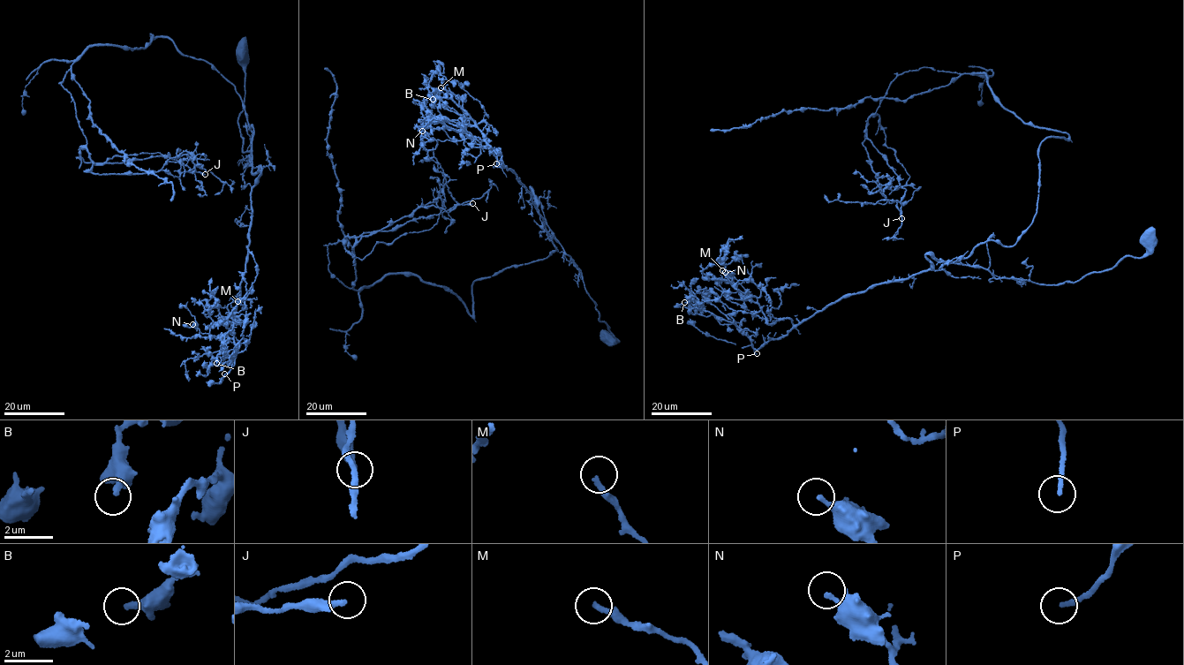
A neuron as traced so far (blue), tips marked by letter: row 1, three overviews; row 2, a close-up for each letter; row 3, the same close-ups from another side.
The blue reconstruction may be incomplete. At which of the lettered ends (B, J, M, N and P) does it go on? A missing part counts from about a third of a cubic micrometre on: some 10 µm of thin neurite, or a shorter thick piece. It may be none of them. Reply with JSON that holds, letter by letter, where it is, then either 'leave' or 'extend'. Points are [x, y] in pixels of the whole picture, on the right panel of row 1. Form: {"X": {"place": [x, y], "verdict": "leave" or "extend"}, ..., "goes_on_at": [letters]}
{"B": {"place": [684, 302], "verdict": "leave"}, "J": {"place": [901, 218], "verdict": "leave"}, "M": {"place": [722, 270], "verdict": "extend"}, "N": {"place": [725, 272], "verdict": "leave"}, "P": {"place": [757, 353], "verdict": "extend"}, "goes_on_at": ["M", "P"]}

